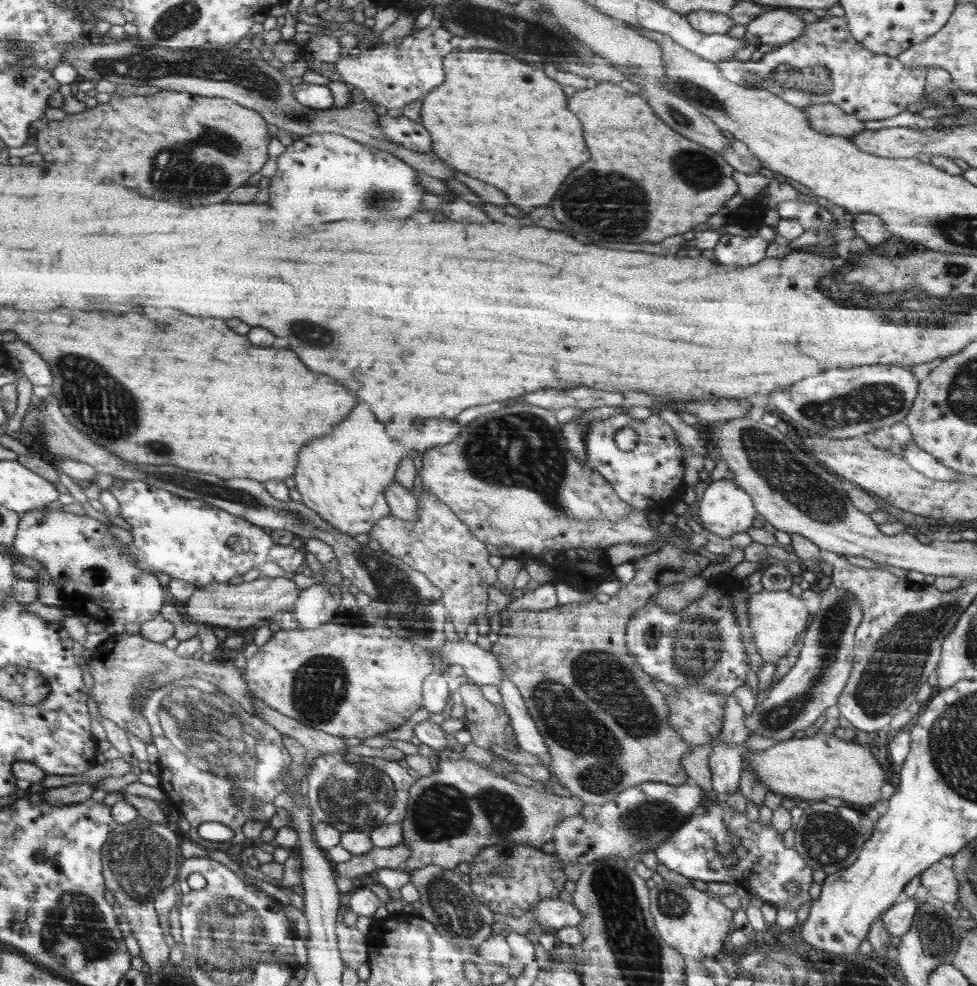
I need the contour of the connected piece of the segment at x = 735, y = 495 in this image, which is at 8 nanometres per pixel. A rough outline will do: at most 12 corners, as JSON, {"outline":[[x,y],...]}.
{"outline":[[726,479],[700,498],[704,533],[729,538],[752,526],[755,502]]}

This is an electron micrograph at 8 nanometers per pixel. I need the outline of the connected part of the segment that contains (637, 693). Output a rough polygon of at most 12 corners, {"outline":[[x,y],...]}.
{"outline":[[664,544],[606,604],[501,618],[490,652],[594,807],[681,785],[630,618],[710,566]]}

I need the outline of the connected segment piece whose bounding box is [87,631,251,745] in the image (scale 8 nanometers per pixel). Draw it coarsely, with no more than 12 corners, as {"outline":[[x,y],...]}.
{"outline":[[141,633],[89,653],[91,698],[105,719],[155,743],[139,700],[191,677],[251,709],[233,661],[184,658]]}

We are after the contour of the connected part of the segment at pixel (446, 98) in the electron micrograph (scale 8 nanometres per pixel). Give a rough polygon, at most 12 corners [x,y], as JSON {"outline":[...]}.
{"outline":[[444,57],[422,125],[526,212],[590,160],[544,68]]}

